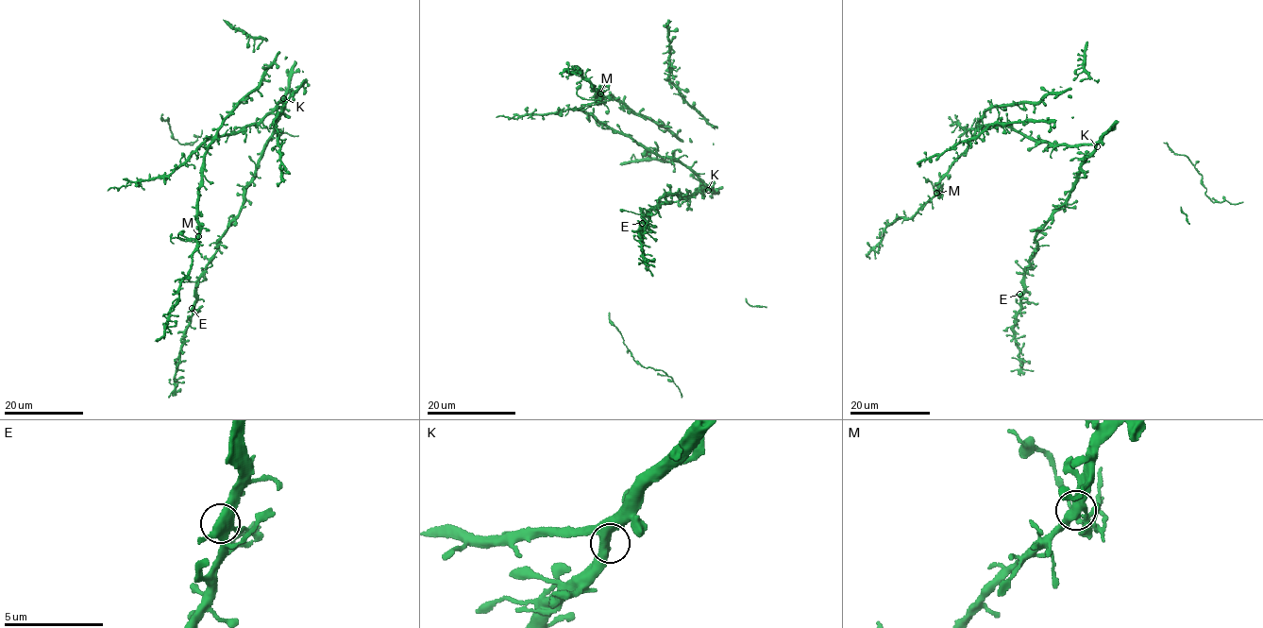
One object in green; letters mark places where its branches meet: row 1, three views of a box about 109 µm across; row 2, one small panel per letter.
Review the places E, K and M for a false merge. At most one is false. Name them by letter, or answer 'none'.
M

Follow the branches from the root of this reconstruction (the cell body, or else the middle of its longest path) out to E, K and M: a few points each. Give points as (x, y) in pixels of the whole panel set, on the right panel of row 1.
E: (1047, 142), (1055, 146), (1092, 144), (1095, 152), (1083, 161), (1066, 204), (1037, 231), (1035, 255), (1019, 294)
K: (1047, 142), (1055, 146), (1097, 146)
M: (1047, 142), (1025, 136), (1007, 127), (981, 126), (976, 128), (968, 150), (953, 161), (940, 180), (936, 193)

